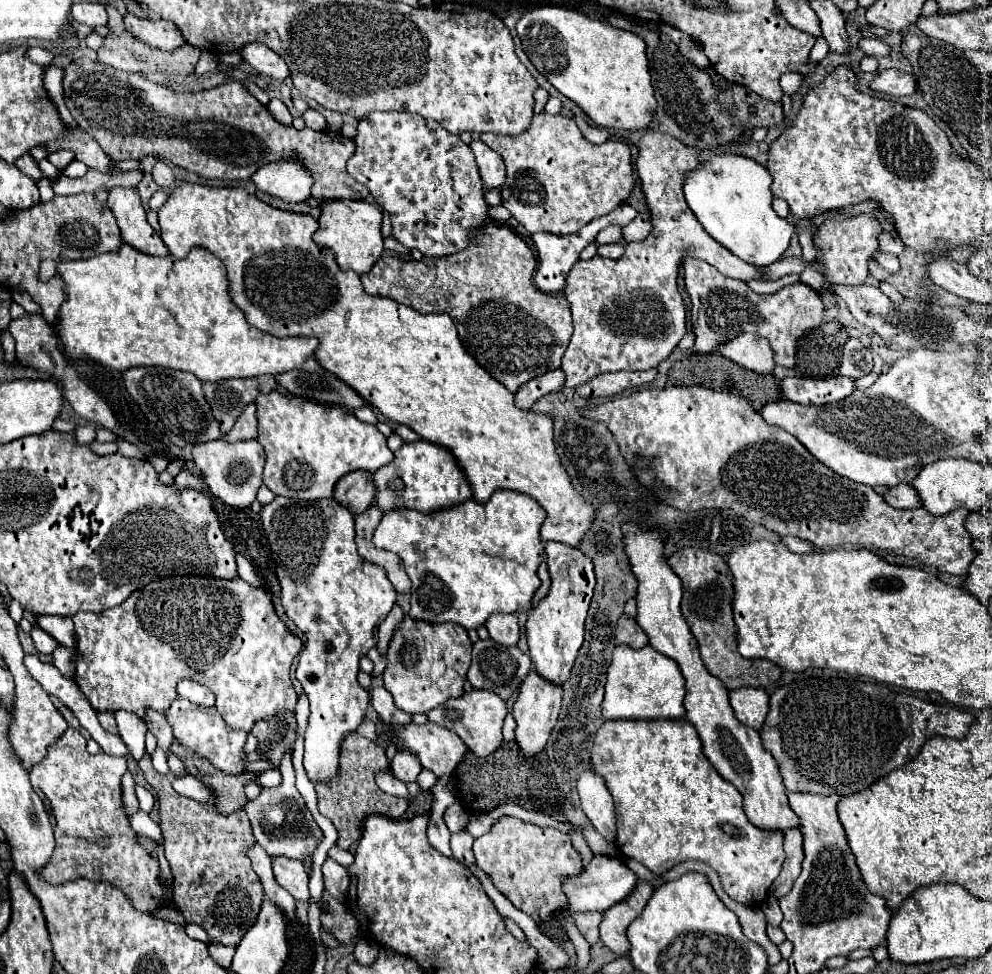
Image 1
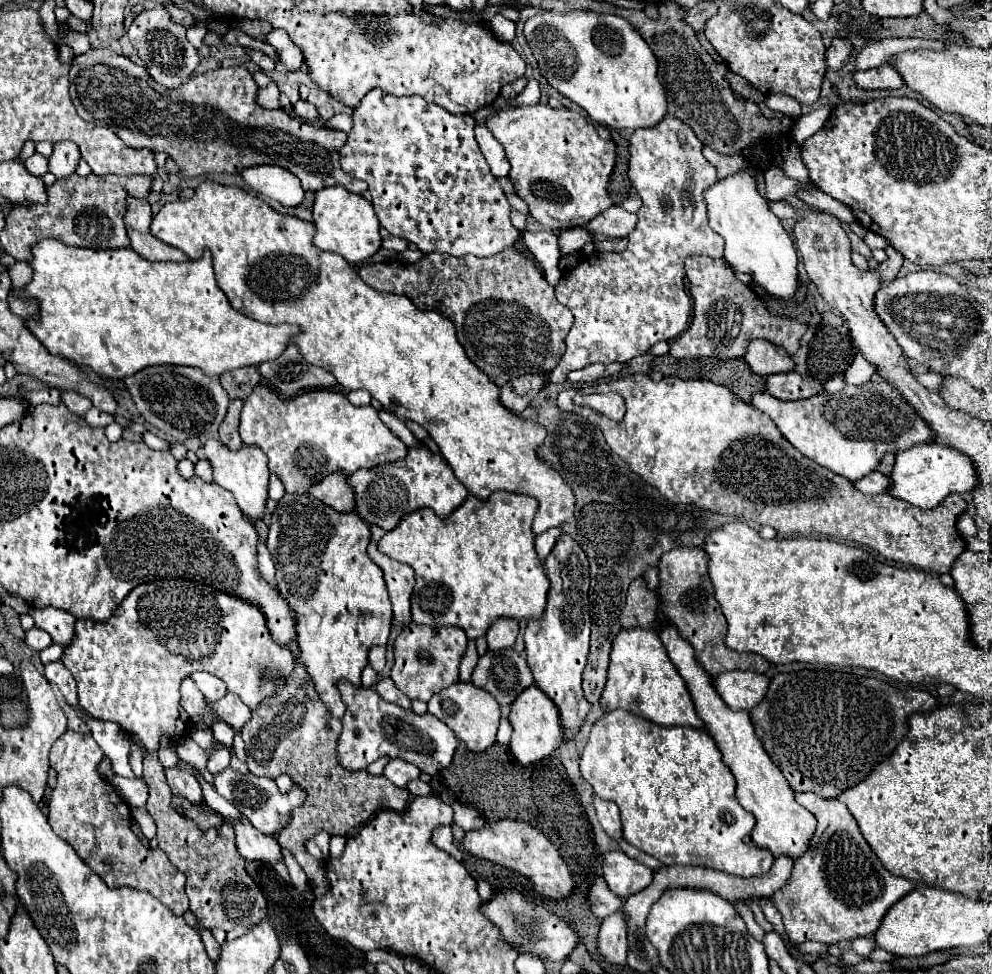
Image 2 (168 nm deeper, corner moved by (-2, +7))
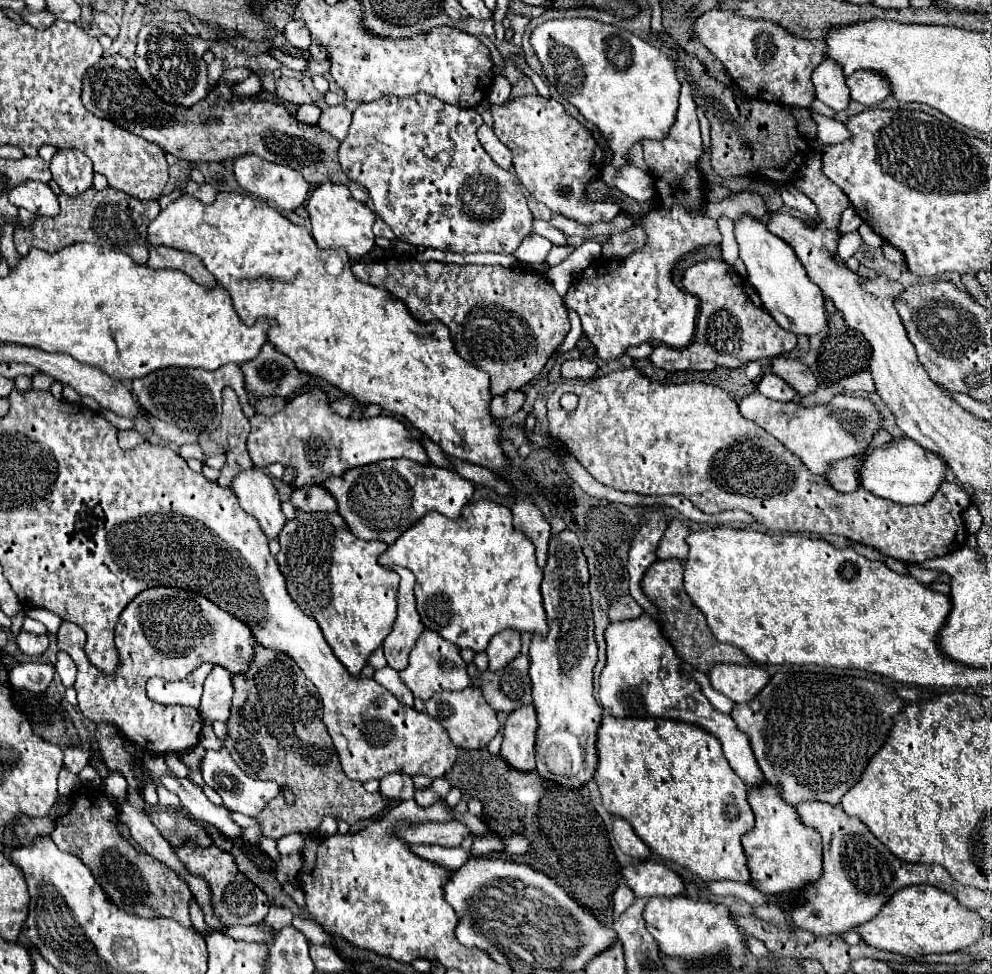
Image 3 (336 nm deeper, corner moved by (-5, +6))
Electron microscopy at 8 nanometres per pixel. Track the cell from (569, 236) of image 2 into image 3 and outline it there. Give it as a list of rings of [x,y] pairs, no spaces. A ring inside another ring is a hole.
[[[555,245],[549,255],[547,255],[547,263],[553,267],[553,265],[559,265],[563,259],[567,259],[571,253],[575,251],[573,245]]]

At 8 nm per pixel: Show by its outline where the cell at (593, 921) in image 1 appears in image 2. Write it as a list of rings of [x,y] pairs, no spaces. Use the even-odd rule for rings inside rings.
[[[596,876],[592,880],[592,886],[590,886],[590,894],[588,894],[588,902],[590,902],[590,908],[592,912],[598,916],[598,918],[606,918],[614,912],[618,912],[622,908],[622,898],[616,896],[608,884],[604,882],[604,878]]]

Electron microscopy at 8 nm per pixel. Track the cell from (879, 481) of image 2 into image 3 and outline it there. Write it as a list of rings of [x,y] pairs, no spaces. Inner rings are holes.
[[[851,457],[851,459],[837,461],[825,477],[829,479],[833,489],[845,493],[845,491],[857,491],[861,487],[859,473],[861,473],[861,459]]]

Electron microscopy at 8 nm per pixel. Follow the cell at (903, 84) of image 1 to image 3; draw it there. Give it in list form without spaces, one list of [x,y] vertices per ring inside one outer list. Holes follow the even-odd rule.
[[[857,71],[847,77],[847,85],[851,91],[851,99],[867,107],[879,105],[887,95],[891,95],[889,83],[885,83],[883,75],[877,75],[875,71]]]

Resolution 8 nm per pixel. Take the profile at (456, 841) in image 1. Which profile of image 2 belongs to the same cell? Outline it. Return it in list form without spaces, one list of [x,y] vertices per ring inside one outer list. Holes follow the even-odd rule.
[[[454,802],[452,808],[454,808],[454,824],[462,826],[464,832],[472,830],[472,828],[482,828],[484,818],[482,818],[482,814],[478,814],[478,810],[464,806],[460,802]]]

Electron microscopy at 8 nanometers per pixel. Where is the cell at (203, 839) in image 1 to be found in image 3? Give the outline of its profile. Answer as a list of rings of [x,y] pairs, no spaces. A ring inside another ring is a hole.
[[[185,843],[181,847],[173,847],[173,851],[191,875],[205,877],[205,881],[209,883],[209,889],[211,889],[211,907],[223,925],[227,925],[227,927],[255,925],[255,923],[263,921],[263,917],[269,911],[269,901],[267,901],[265,893],[253,881],[249,881],[241,871],[237,871],[237,865],[233,865],[233,857],[227,851],[217,849],[217,845],[197,847],[195,843]]]

